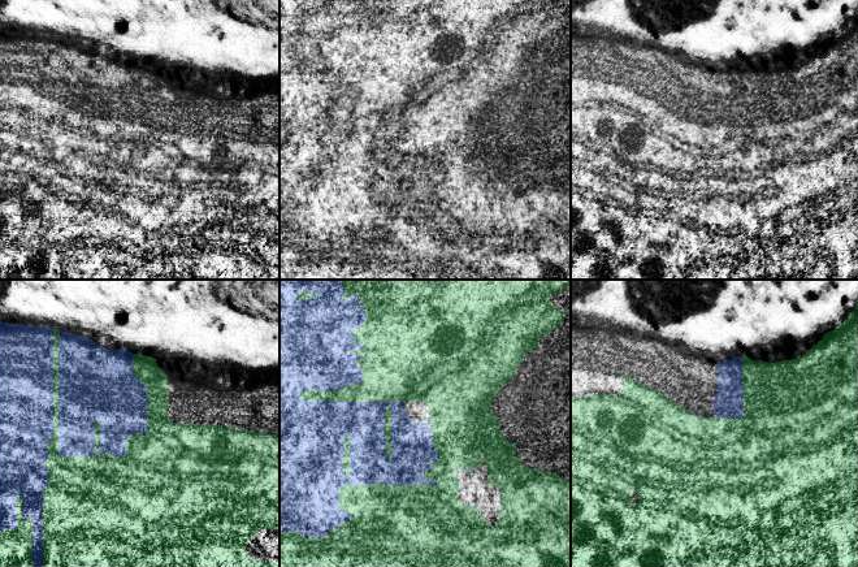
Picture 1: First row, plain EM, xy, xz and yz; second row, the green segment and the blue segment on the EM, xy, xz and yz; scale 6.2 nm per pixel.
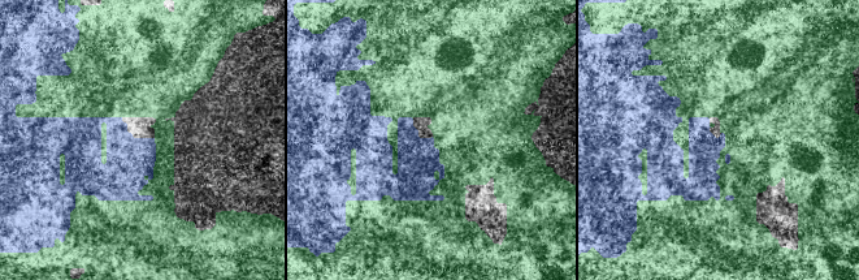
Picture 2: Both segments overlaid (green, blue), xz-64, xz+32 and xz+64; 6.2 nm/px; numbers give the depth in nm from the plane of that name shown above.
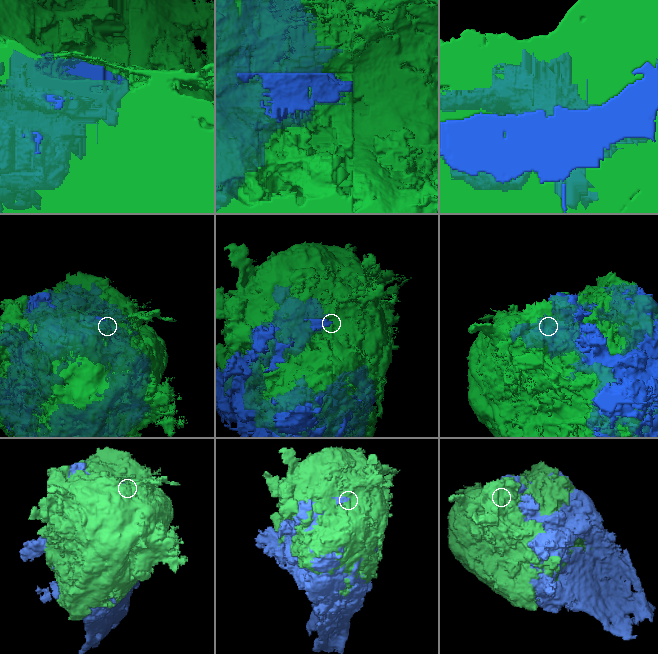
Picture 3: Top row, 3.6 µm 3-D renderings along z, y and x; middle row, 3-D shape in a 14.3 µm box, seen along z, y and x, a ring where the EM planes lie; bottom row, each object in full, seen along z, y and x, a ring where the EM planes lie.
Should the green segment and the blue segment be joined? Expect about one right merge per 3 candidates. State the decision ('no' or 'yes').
yes

